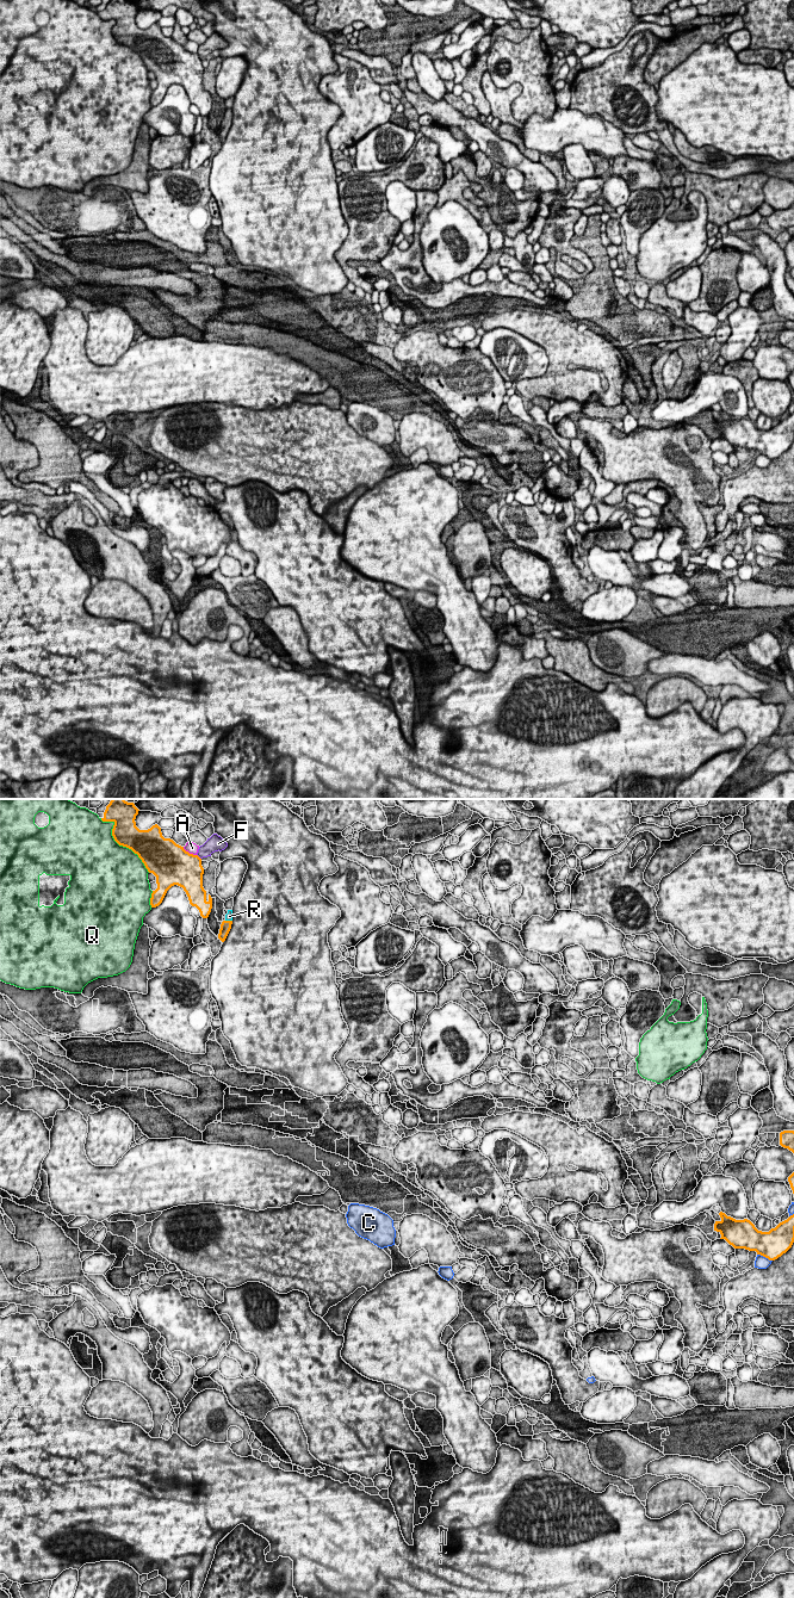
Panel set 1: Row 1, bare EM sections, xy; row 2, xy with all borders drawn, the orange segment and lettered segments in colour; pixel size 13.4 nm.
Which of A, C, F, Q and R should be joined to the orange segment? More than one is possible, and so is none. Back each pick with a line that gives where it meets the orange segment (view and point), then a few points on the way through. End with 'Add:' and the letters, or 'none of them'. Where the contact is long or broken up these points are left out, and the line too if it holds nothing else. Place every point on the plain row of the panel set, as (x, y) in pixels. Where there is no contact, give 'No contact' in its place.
R: Touches orange at xy (229, 119). Path across: xy (225, 124), (229, 119), (229, 115)
Add: R

